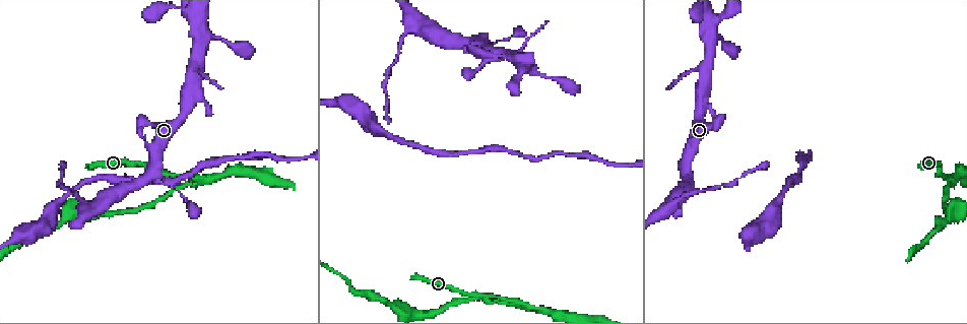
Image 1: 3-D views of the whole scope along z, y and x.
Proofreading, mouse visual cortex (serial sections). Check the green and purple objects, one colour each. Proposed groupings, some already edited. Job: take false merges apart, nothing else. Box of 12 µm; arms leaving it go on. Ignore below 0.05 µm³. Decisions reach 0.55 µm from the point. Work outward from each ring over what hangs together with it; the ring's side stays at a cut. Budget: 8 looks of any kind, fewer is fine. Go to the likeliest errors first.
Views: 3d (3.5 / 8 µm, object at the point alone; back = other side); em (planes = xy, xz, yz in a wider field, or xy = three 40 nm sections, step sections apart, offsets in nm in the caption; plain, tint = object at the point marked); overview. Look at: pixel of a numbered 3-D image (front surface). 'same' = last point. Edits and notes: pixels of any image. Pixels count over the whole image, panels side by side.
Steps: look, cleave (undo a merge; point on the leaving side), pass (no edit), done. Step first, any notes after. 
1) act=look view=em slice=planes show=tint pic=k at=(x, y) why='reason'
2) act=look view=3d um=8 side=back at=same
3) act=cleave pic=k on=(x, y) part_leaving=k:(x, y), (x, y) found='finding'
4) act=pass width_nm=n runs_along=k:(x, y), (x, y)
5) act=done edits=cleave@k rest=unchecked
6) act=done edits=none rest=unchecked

act=look view=3d um=3.5 pic=1 at=(510, 299) why='a fork'

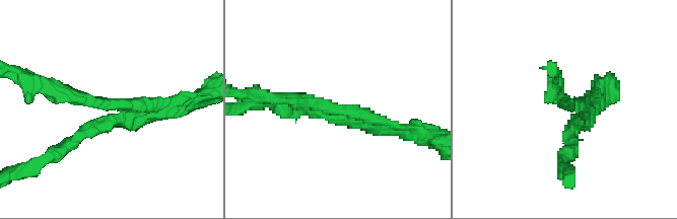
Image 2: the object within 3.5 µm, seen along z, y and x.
act=cleave pic=2 on=(82, 135) arm_widths_nm=200,200,200 part_leaving=2:(108, 116), (32, 168) found='two cells meet here'

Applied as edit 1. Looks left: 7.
act=look view=3d um=3.5 pic=1 at=(682, 195) why='calibre changes'

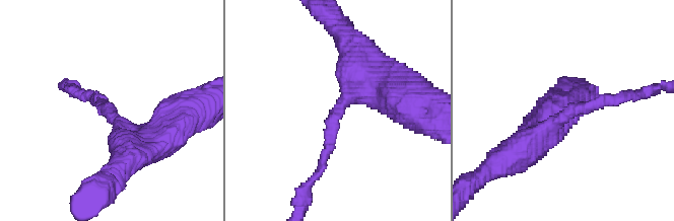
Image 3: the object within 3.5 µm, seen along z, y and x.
act=look view=em slice=xy step=2 show=tint pic=3 at=(336, 113) why='now the EM'

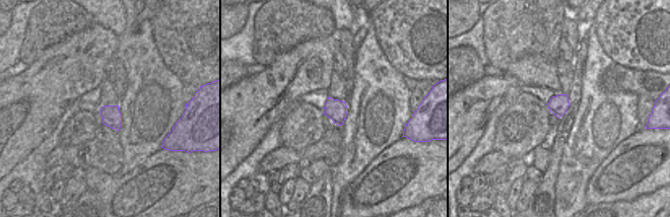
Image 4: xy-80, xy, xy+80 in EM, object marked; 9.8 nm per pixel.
act=look view=em slice=planes show=tint at=same why='another direction'

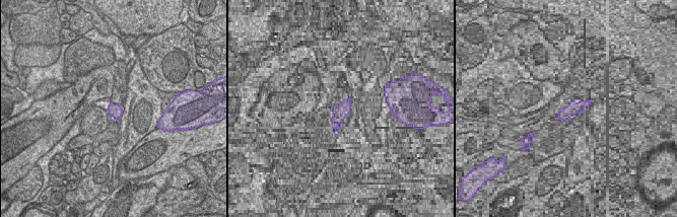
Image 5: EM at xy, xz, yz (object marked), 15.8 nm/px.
act=pass arm_widths_nm=150,400 runs_along=3:(385, 90), (344, 100), (319, 173) found='one cell here'

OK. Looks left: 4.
act=look view=3d um=3.5 pic=1 at=(704, 99)

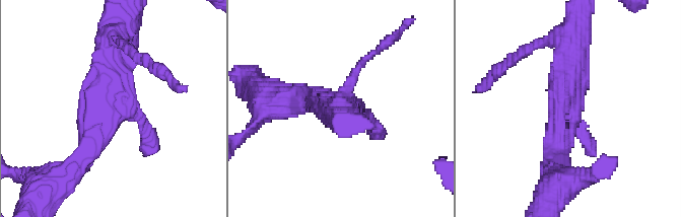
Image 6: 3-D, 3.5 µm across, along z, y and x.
act=look view=em slice=xy step=2 show=tint pic=6 at=(565, 111) why='now the EM'

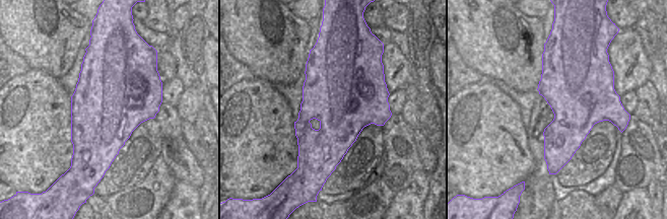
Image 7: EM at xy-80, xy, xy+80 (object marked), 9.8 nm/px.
act=pass runs_along=6:(74, 165), (109, 116), (115, 42) found='all the same cell'

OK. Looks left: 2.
act=done edits=cleave@2 rest=unchecked

